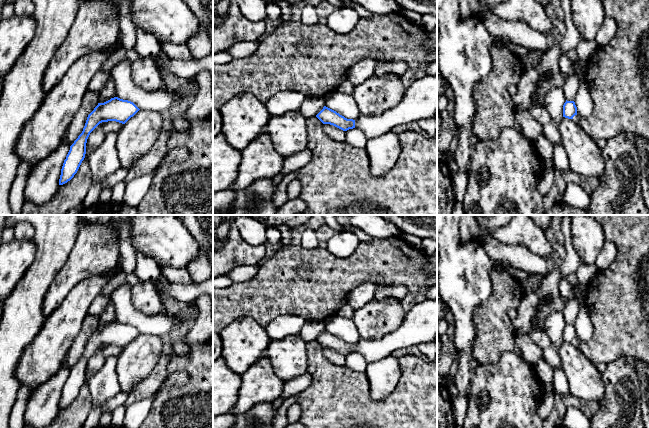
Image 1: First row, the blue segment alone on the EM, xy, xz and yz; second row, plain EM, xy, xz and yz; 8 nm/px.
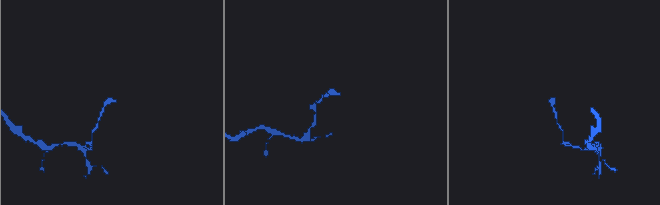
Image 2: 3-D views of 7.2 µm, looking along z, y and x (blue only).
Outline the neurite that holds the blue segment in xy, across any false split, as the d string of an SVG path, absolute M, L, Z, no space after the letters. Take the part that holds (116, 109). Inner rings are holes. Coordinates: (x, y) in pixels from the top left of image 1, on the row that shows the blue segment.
M118 97L111 98L104 103L98 103L88 115L82 133L70 146L64 160L59 185L70 181L77 173L86 154L86 143L90 133L102 122L116 121L125 124L140 109L131 101Z

